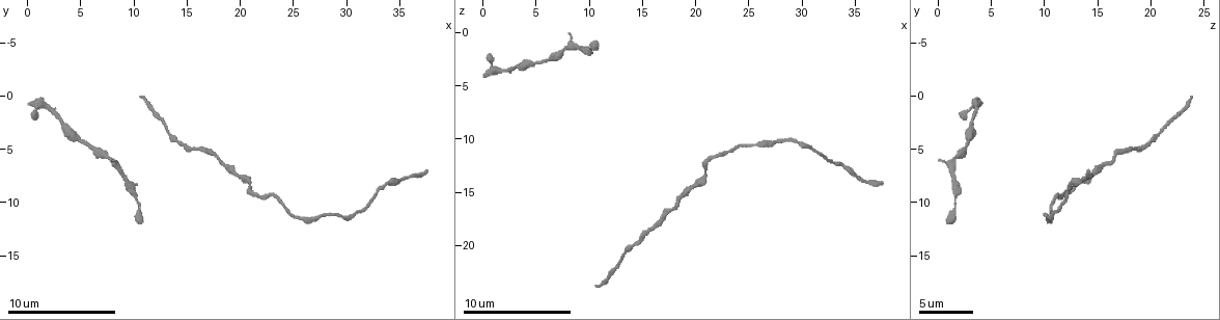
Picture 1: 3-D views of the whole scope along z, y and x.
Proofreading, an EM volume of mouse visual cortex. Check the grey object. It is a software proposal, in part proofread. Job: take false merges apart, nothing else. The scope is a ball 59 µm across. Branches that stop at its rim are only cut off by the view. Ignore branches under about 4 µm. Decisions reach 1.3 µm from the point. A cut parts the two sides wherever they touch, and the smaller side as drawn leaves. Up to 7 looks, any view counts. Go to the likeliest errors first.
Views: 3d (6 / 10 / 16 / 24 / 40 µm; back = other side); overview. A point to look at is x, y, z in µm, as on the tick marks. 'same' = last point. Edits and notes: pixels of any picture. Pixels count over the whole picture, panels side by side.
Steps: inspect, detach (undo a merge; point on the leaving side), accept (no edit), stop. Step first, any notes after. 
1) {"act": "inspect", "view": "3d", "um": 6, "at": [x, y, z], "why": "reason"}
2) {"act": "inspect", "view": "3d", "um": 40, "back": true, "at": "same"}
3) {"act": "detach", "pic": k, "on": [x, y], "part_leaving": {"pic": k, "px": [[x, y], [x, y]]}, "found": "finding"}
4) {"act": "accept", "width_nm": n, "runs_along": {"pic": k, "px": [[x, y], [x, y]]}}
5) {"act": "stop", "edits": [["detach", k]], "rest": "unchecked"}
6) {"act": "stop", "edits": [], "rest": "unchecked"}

{"act": "inspect", "view": "3d", "um": 6, "at": [21.0, 9.2, 12.0]}

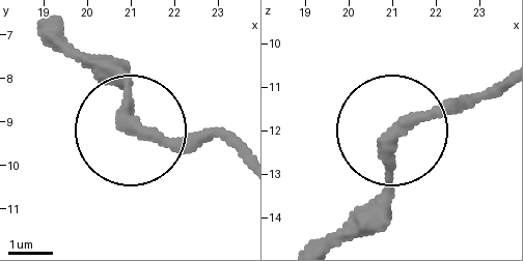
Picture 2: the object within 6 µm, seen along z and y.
{"act": "inspect", "view": "3d", "um": 6, "back": true, "at": [20.95, 9.05, 12.20], "why": "other side"}

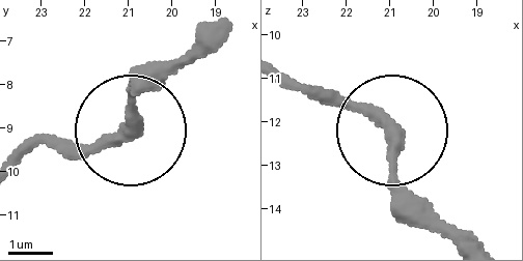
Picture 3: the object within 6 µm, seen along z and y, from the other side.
{"act": "accept", "width_nm": 290, "runs_along": {"pic": 3, "px": [[136, 126], [84, 148], [21, 155]]}, "found": "all the same cell"}

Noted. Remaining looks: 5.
{"act": "inspect", "view": "3d", "um": 10, "at": [13.6, 4.0, 20.2]}

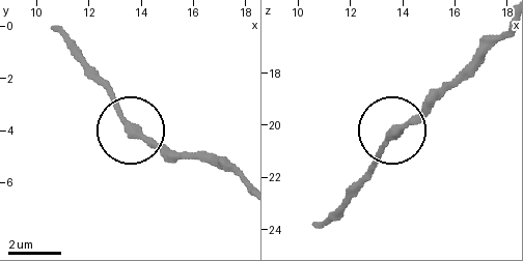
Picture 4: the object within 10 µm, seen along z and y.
{"act": "accept", "runs_along": {"pic": 4, "px": [[504, 30], [393, 131], [353, 189]]}, "found": "one cell here"}

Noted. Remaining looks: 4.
{"act": "inspect", "view": "3d", "um": 16, "at": [33.4, 8.4, 12.6], "why": "calibre changes"}

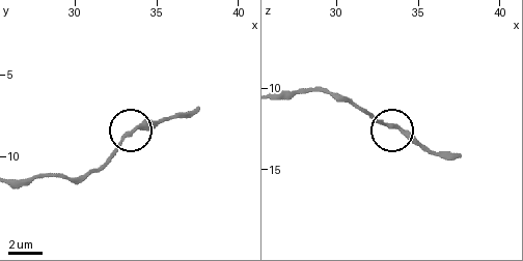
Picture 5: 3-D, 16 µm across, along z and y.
{"act": "accept", "runs_along": {"pic": 5, "px": [[281, 95], [331, 91], [348, 97], [427, 152]]}, "found": "continuous, no second cell"}

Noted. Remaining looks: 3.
{"act": "inspect", "view": "3d", "um": 16, "at": [27.4, 11.2, 10.2], "why": "thick turns thin"}

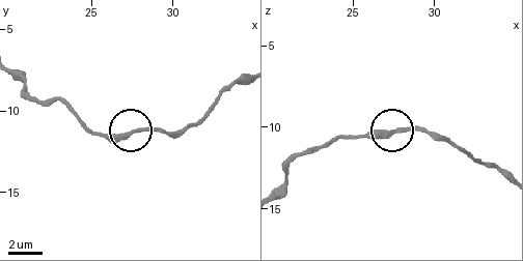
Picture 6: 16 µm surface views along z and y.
{"act": "accept", "found": "one cell here"}

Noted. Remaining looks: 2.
{"act": "stop", "edits": [], "rest": "unchecked"}

